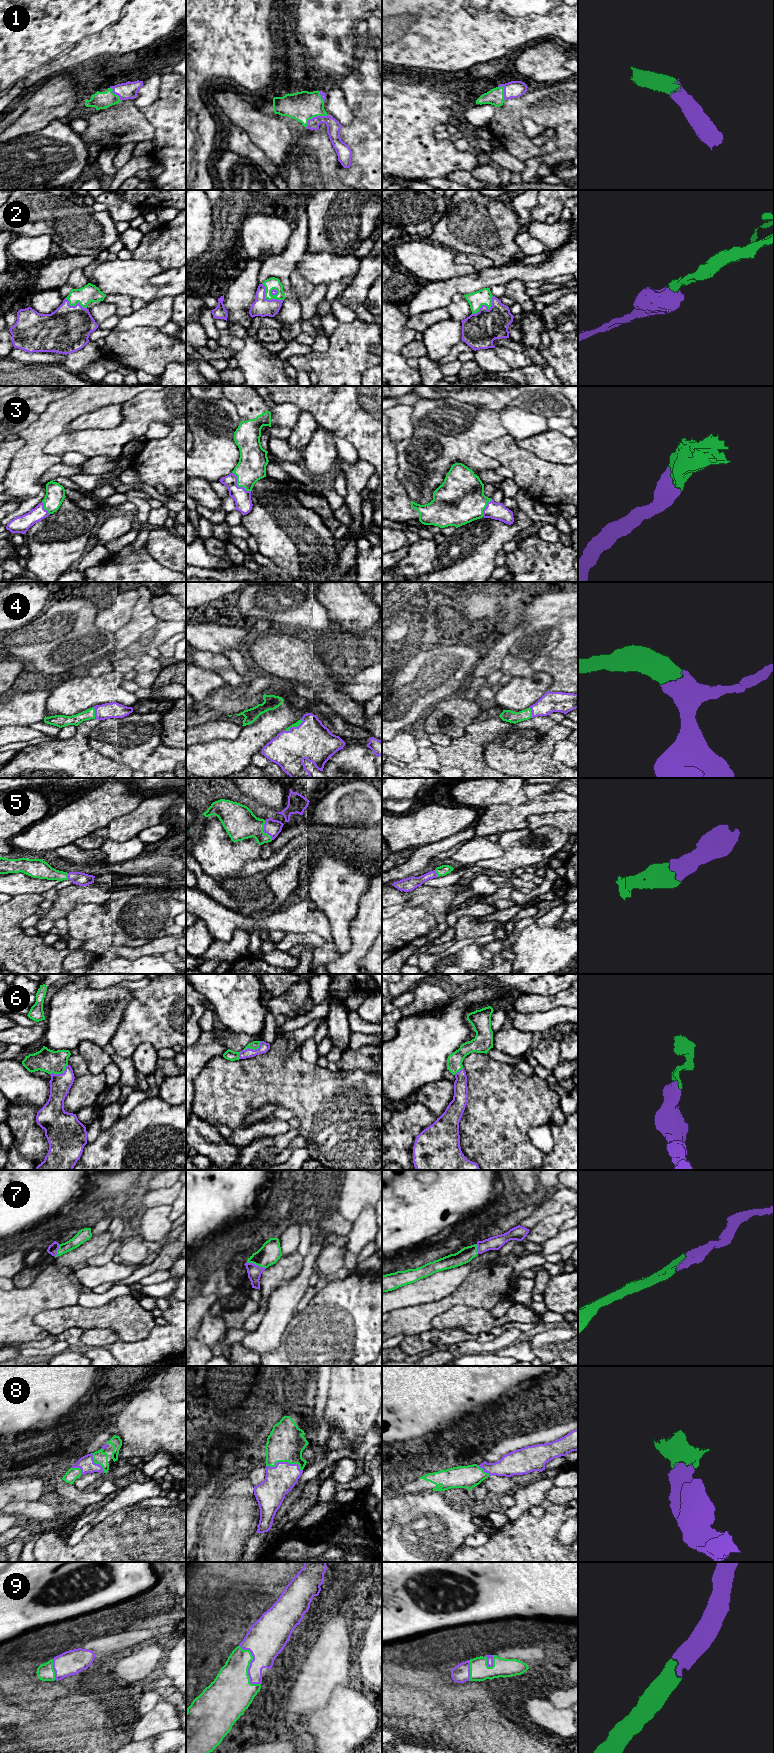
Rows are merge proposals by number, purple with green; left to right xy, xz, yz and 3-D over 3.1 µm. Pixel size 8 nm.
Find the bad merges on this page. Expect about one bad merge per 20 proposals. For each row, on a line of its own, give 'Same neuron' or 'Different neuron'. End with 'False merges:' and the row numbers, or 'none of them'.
1: Same neuron
2: Same neuron
3: Same neuron
4: Same neuron
5: Same neuron
6: Same neuron
7: Same neuron
8: Same neuron
9: Same neuron
False merges: none of them

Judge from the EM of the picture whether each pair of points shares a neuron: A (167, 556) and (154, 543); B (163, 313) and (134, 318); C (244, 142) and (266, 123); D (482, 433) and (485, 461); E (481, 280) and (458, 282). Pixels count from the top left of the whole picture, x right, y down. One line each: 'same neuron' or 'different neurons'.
A: same neuron
B: same neuron
C: different neurons
D: same neuron
E: same neuron

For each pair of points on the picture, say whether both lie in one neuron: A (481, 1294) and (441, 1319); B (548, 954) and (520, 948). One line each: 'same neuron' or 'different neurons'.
A: different neurons
B: same neuron

